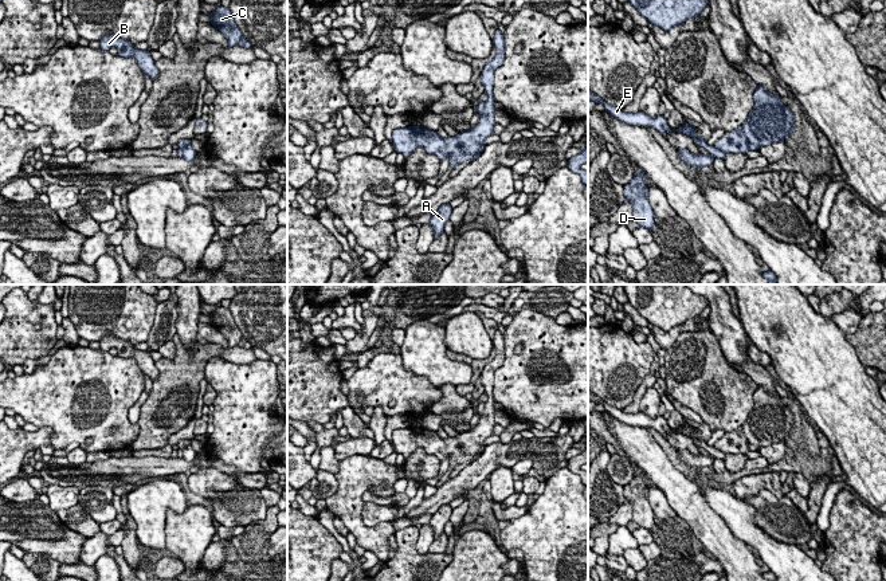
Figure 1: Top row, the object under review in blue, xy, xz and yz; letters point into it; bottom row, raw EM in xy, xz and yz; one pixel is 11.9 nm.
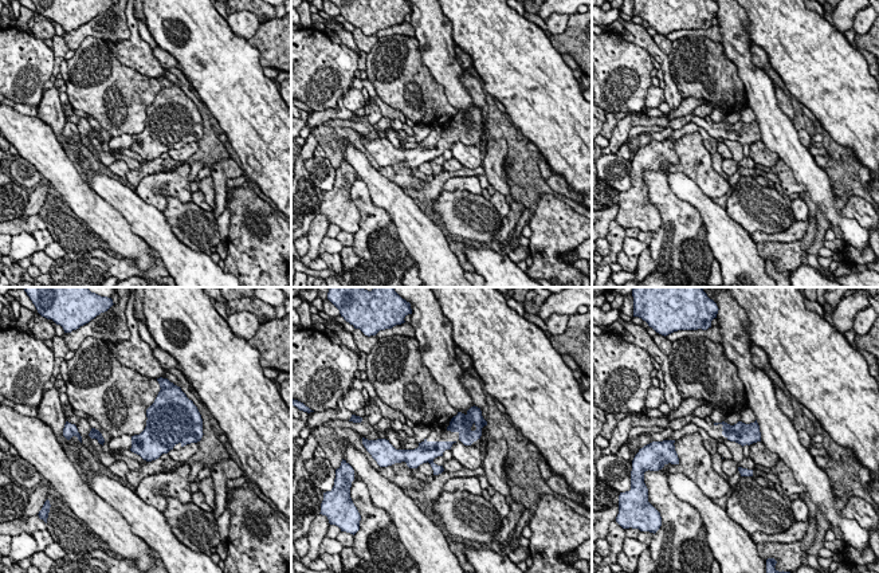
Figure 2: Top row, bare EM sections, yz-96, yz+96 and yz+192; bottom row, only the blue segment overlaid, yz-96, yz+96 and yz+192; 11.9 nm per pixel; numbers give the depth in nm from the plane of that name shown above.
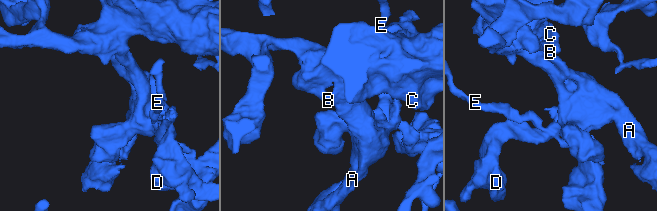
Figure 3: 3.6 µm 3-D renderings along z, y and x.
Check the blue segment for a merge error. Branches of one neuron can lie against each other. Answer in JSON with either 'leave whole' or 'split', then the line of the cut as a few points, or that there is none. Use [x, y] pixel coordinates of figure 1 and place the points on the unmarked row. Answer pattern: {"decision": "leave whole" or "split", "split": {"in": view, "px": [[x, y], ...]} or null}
{"decision": "leave whole", "split": null}

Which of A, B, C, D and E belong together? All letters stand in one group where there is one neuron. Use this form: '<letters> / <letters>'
A B C D E

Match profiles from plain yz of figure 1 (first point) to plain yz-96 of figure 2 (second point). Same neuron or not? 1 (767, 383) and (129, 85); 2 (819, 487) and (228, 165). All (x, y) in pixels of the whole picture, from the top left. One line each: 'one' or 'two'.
1: two
2: one

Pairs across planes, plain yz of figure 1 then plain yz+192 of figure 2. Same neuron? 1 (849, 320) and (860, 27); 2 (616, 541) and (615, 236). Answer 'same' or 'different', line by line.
1: same
2: different

